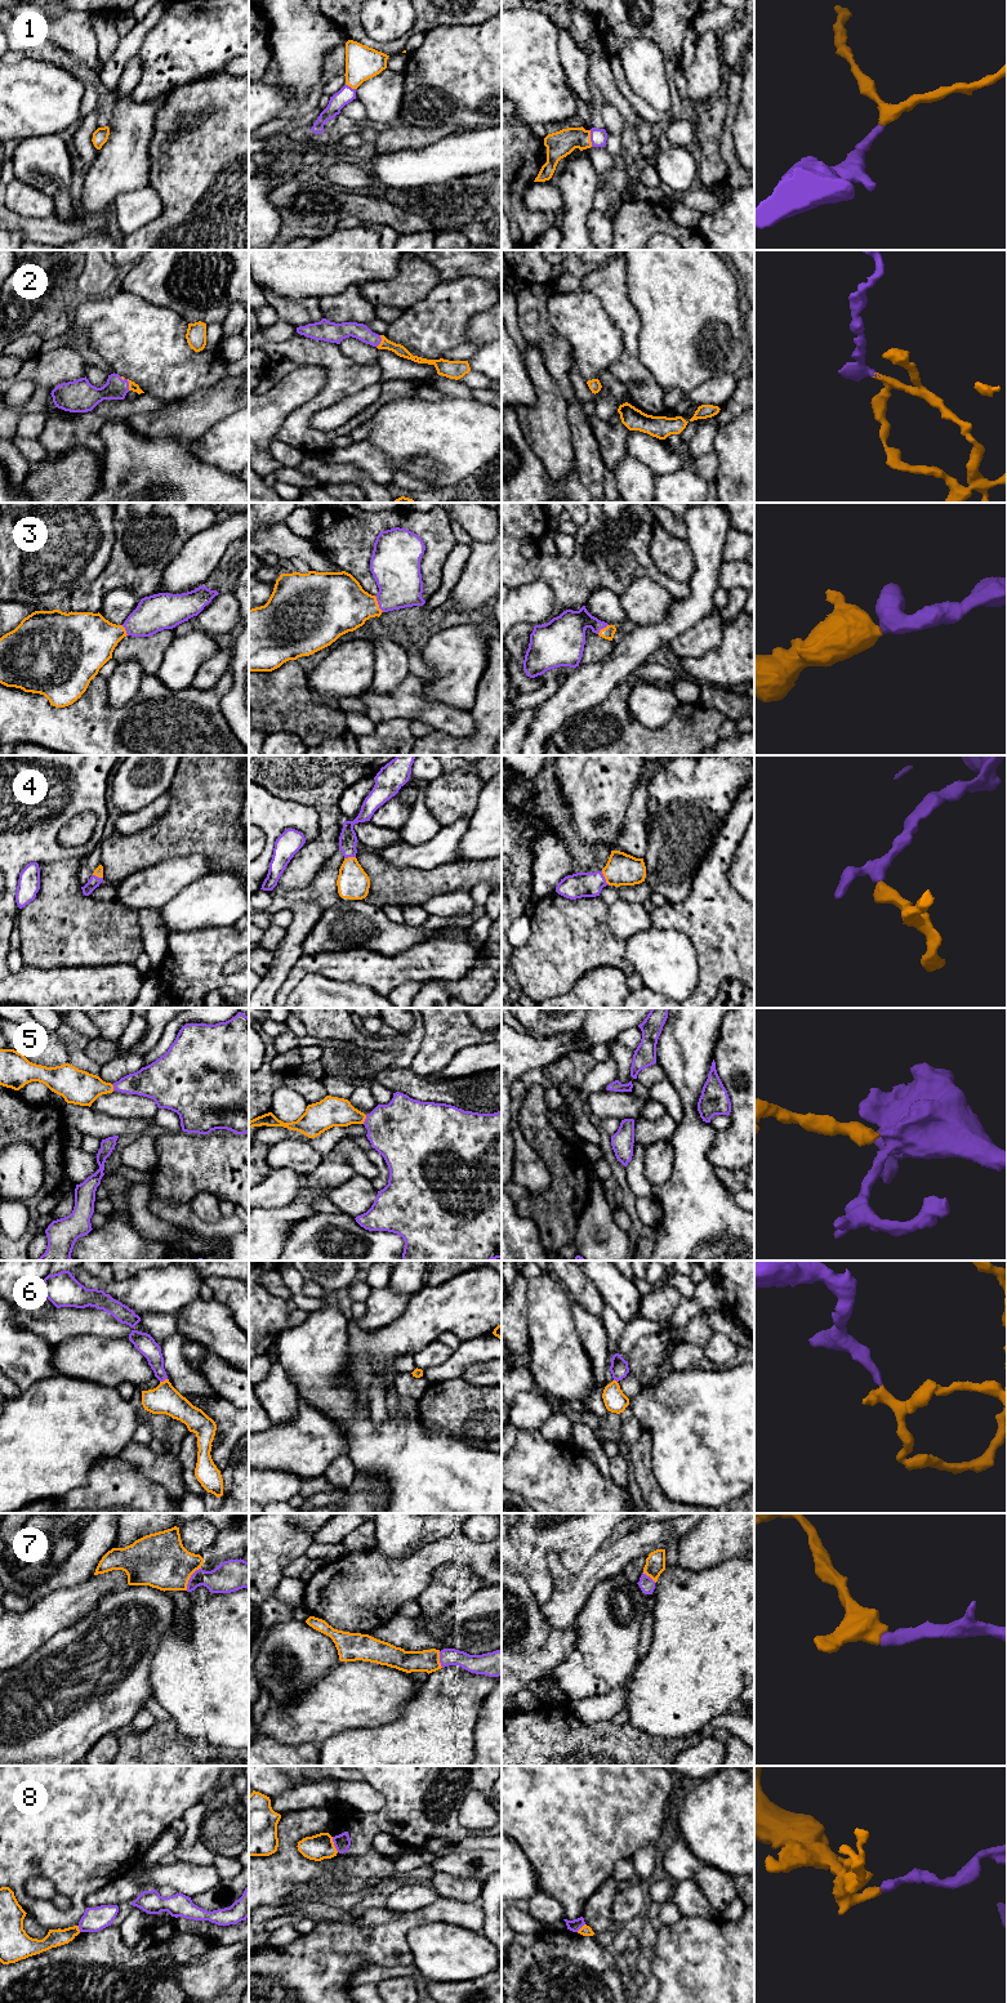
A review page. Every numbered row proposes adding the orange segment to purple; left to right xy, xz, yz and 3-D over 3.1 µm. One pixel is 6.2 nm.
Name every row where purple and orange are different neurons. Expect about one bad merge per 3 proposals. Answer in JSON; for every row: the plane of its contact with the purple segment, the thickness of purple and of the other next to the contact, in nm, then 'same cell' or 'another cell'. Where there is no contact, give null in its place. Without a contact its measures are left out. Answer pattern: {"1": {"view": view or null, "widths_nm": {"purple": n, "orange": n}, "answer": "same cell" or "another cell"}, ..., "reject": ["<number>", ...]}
{"1": {"view": "yz", "widths_nm": {"purple": 110, "orange": 160}, "answer": "same cell"}, "2": {"view": "xz", "widths_nm": {"purple": 100, "orange": 70}, "answer": "same cell"}, "3": {"view": "xz", "widths_nm": {"purple": 300, "orange": 360}, "answer": "same cell"}, "4": {"view": "yz", "widths_nm": {"purple": 160, "orange": 200}, "answer": "same cell"}, "5": {"view": "xz", "widths_nm": {"purple": 400, "orange": 190}, "answer": "same cell"}, "6": {"view": "xy", "widths_nm": {"purple": 120, "orange": 180}, "answer": "same cell"}, "7": {"view": "xy", "widths_nm": {"purple": 190, "orange": 340}, "answer": "same cell"}, "8": {"view": "xz", "widths_nm": {"purple": 110, "orange": 160}, "answer": "another cell"}, "reject": ["8"]}

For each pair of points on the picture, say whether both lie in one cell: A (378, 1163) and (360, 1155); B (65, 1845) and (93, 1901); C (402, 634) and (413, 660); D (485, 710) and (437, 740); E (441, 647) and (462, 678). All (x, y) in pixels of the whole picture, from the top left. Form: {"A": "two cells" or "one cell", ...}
{"A": "two cells", "B": "two cells", "C": "one cell", "D": "one cell", "E": "one cell"}

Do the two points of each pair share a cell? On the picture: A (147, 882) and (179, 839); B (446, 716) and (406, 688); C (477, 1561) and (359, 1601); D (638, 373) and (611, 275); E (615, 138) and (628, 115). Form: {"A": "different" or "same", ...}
{"A": "different", "B": "same", "C": "same", "D": "same", "E": "different"}

